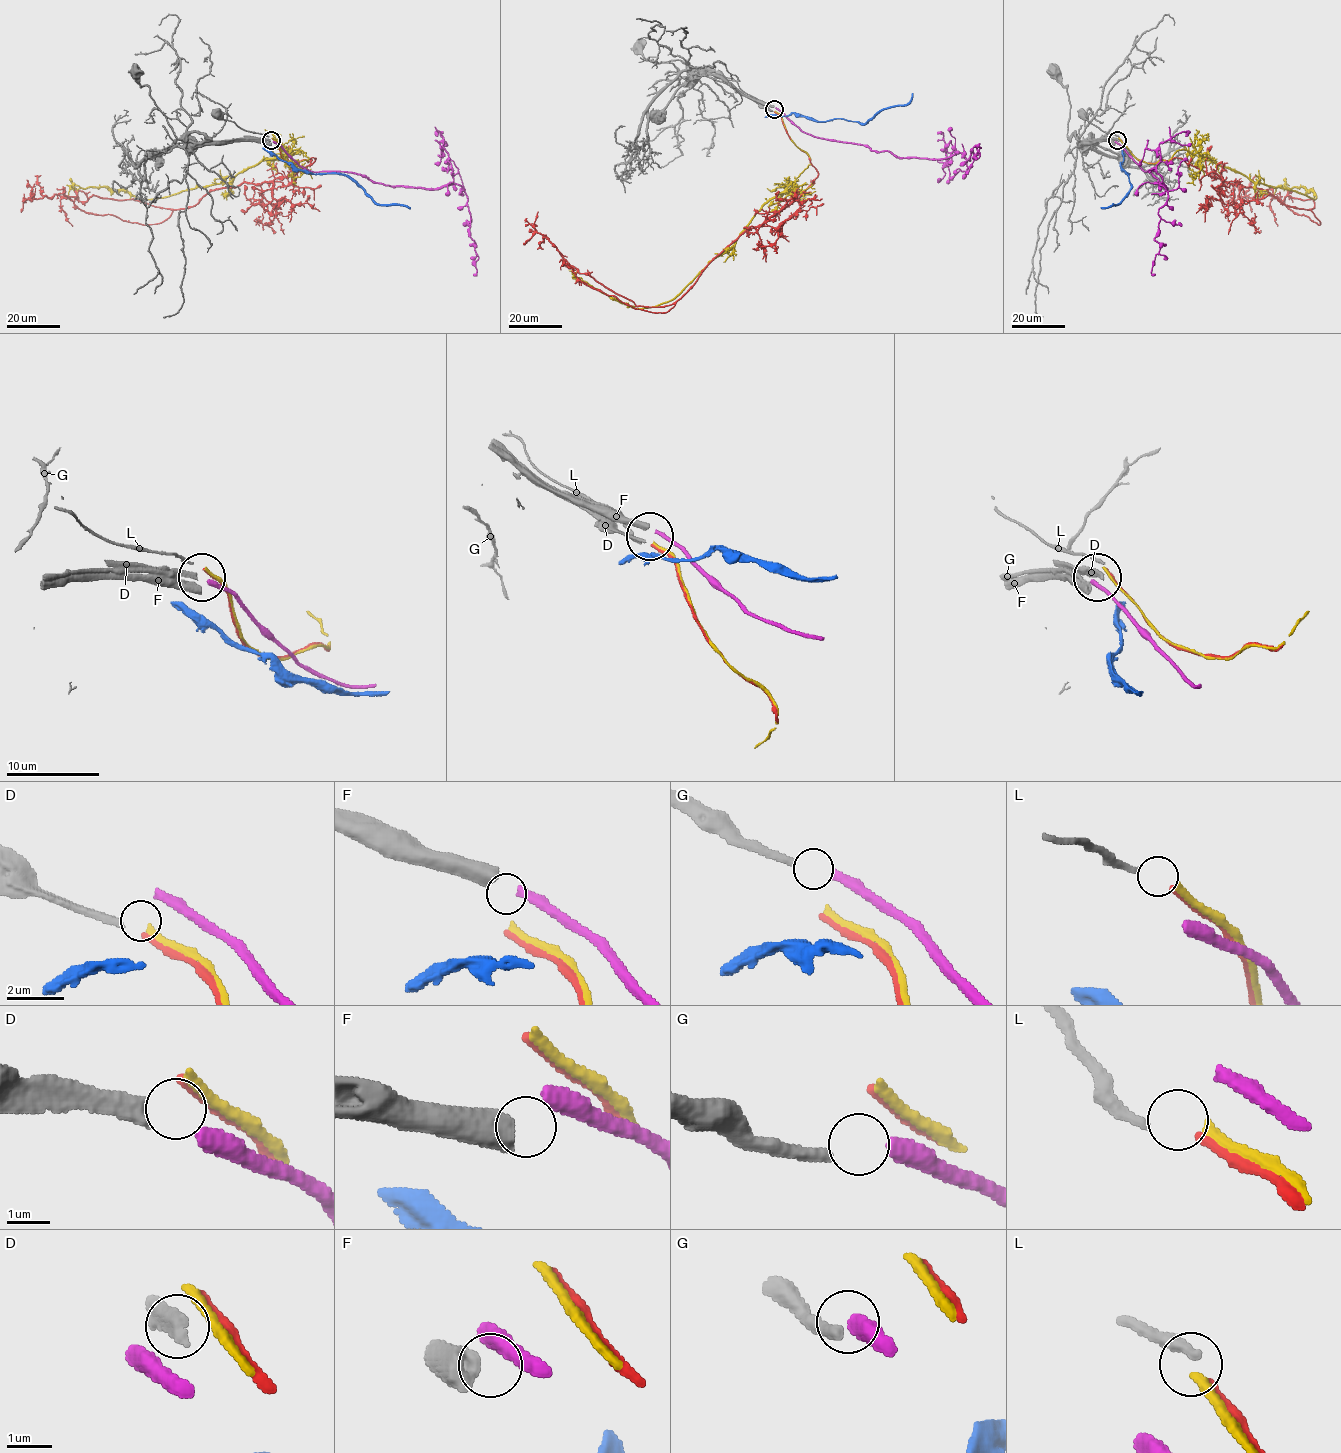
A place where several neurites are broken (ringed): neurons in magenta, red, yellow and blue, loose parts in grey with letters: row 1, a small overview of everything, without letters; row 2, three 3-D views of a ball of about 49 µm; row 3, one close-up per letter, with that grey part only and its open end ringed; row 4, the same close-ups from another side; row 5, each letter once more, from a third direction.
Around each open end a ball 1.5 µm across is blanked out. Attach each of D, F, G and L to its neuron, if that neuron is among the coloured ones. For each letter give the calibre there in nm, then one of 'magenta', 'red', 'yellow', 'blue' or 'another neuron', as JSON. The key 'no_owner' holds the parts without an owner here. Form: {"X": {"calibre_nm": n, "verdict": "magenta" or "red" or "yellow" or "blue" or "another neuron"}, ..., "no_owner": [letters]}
{"D": {"calibre_nm": 380, "verdict": "another neuron"}, "F": {"calibre_nm": 600, "verdict": "another neuron"}, "G": {"calibre_nm": 280, "verdict": "magenta"}, "L": {"calibre_nm": 220, "verdict": "another neuron"}, "no_owner": ["D", "F", "L"]}

